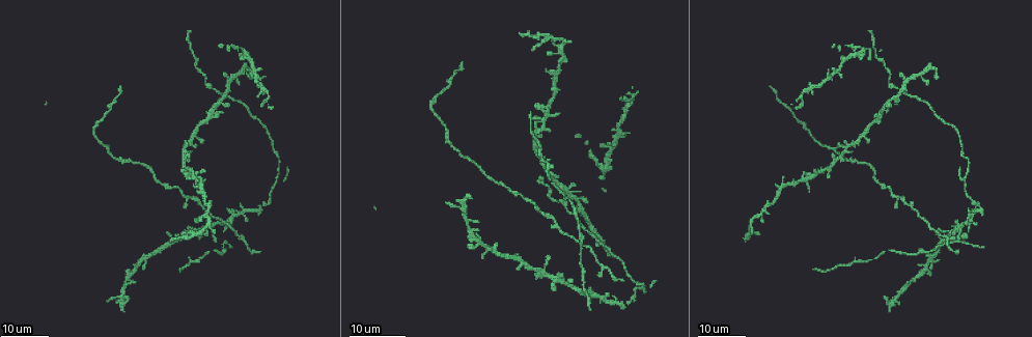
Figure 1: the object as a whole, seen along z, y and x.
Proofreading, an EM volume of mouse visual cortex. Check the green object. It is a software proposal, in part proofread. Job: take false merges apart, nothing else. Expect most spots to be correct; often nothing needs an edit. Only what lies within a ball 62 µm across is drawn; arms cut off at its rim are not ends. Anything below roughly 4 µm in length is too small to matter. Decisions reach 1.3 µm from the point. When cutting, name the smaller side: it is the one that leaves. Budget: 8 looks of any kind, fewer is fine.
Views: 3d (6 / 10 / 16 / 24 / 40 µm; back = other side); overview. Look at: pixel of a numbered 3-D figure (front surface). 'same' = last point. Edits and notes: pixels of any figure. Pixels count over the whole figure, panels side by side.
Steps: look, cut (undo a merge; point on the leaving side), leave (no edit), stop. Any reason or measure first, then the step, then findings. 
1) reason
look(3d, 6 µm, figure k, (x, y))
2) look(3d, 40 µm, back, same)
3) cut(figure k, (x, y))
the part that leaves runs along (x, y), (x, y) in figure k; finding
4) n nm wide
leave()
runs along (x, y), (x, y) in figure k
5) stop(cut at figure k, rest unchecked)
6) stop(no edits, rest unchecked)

three-way junction
look(3d, 16 µm, figure 1, (220, 94))

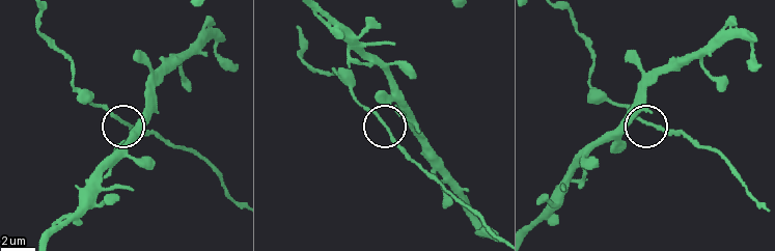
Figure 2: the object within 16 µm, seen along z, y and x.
zoom in
look(3d, 6 µm, figure 2, (637, 118))

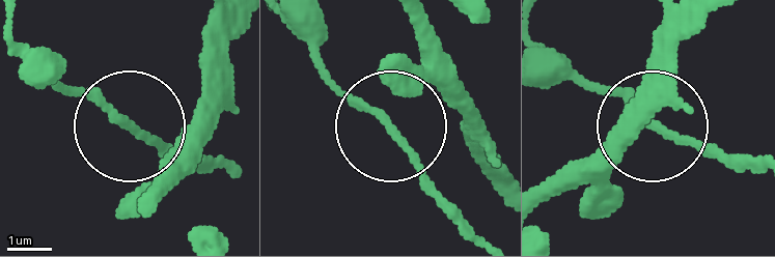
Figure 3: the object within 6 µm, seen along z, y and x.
3 arms
leave()
runs along (469, 230), (413, 152), (316, 66) in figure 3; one neuron here

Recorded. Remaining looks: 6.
three arms meet
look(3d, 24 µm, figure 1, (242, 237))

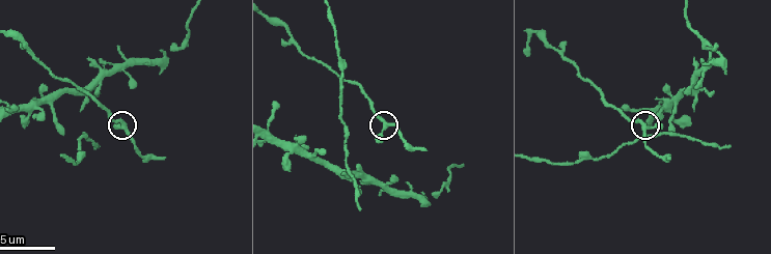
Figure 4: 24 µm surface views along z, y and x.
look(3d, 10 µm, figure 4, (644, 125))

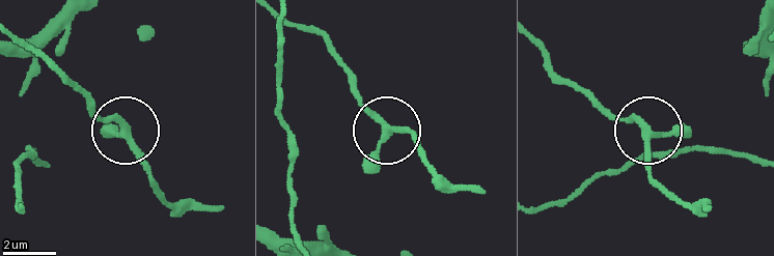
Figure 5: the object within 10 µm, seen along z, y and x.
230 nm wide
leave()
continuous, no second neuron

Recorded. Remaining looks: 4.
branch point
look(3d, 10 µm, figure 4, (50, 104))

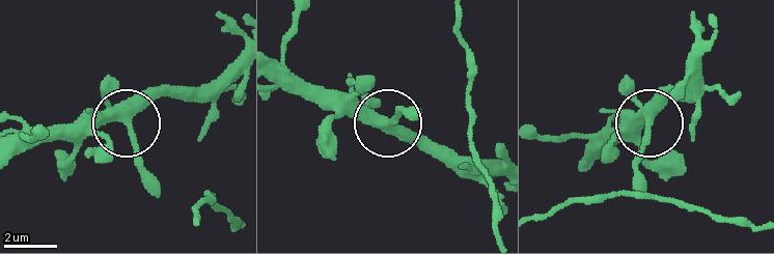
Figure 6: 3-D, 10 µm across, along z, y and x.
side arm 36 µm
leave()
runs along (498, 171), (451, 151), (418, 149), (320, 97) in figure 6; all the same neuron

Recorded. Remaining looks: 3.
calibre changes
look(3d, 6 µm, figure 4, (341, 79))

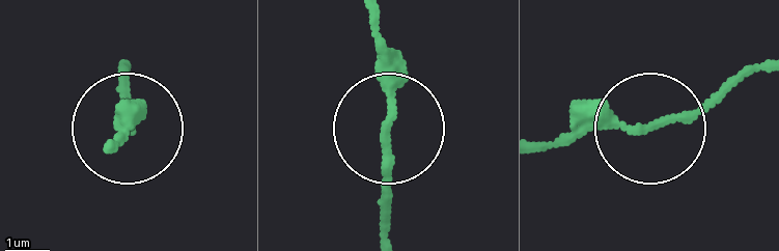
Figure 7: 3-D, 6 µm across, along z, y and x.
leave()
runs along (759, 64), (659, 123), (536, 142) in figure 7; all the same neuron

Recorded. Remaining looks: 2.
stop(no edits, rest unchecked)

